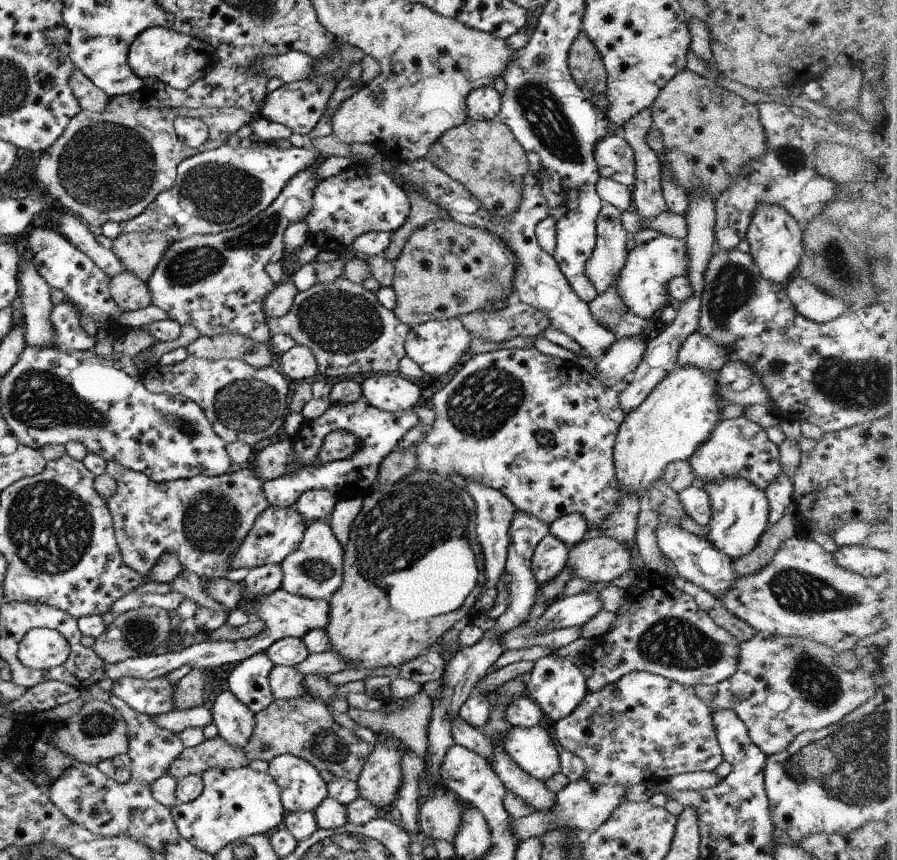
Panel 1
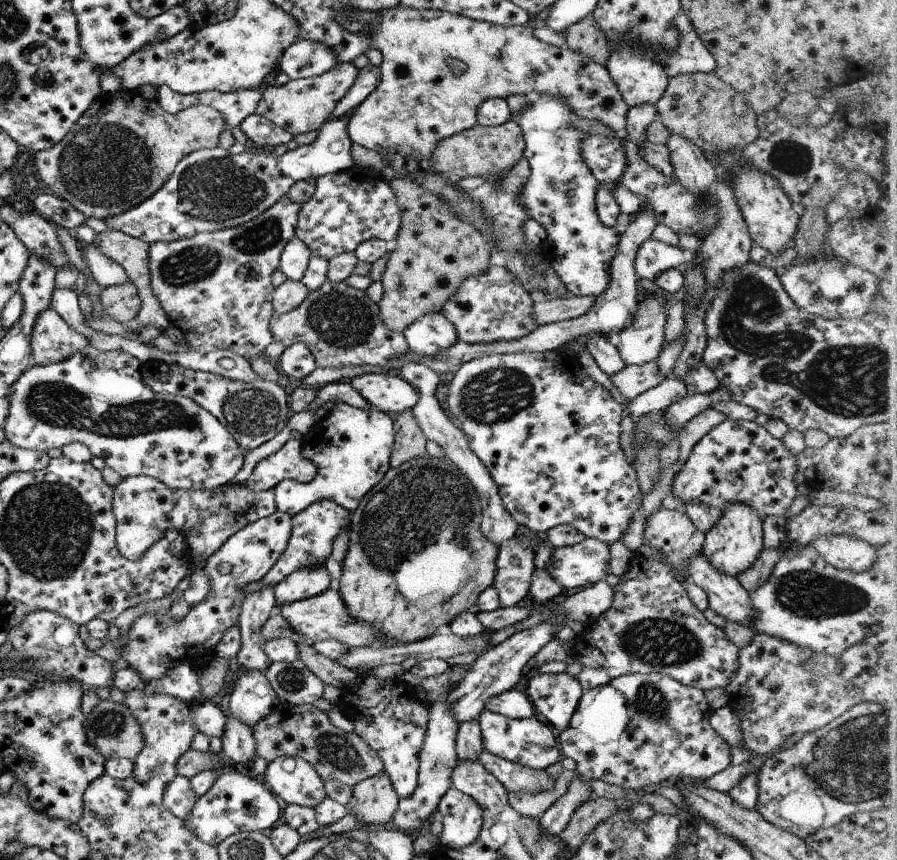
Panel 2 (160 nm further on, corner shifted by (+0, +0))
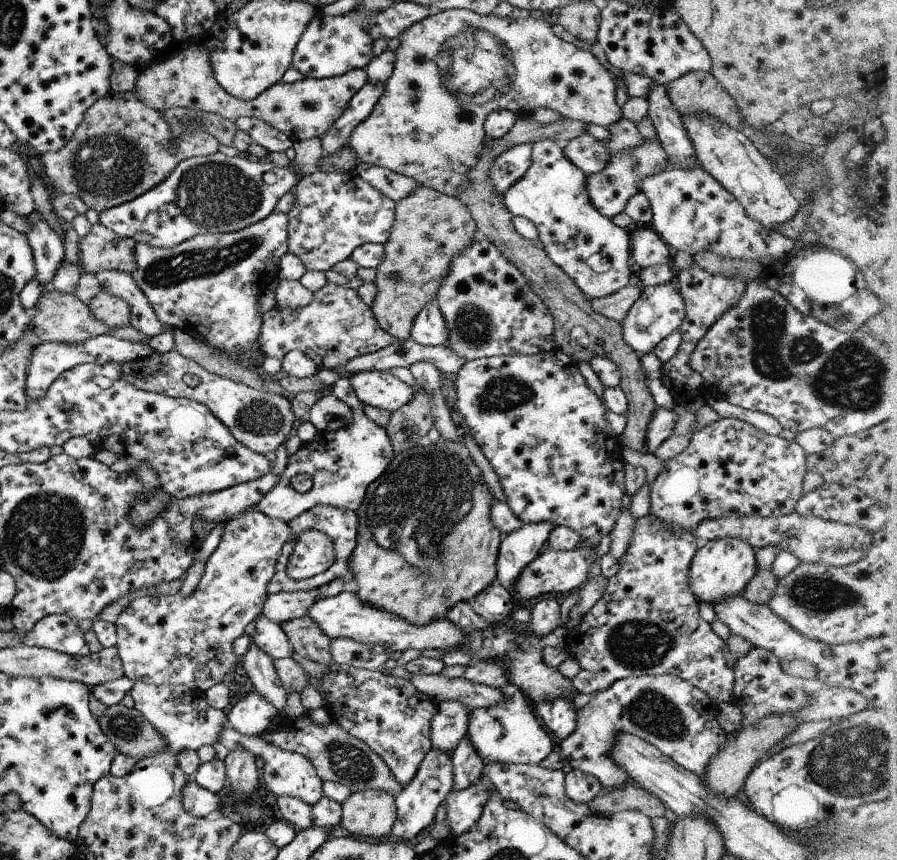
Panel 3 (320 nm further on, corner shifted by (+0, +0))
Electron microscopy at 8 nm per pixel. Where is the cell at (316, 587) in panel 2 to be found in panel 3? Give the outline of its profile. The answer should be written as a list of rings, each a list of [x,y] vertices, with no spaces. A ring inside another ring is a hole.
[[[320,588],[294,592],[277,592],[268,595],[264,601],[263,615],[274,624],[283,624],[287,620],[307,615],[309,606],[317,599]]]

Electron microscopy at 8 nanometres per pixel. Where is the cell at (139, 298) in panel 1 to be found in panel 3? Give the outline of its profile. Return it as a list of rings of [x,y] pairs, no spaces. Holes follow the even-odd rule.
[[[100,291],[86,305],[95,320],[103,322],[109,328],[123,328],[130,322],[129,304],[123,298]]]

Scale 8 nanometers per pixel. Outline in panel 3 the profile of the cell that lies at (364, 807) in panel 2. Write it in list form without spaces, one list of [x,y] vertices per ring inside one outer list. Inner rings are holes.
[[[383,790],[353,792],[340,805],[339,826],[362,840],[388,838],[395,822],[395,796]]]

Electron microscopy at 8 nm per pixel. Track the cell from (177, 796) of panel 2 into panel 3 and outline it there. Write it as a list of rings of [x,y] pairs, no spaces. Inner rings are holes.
[[[194,774],[187,776],[187,784],[181,790],[181,808],[193,816],[203,818],[214,811],[222,811],[221,800],[218,794],[211,793],[194,782]]]

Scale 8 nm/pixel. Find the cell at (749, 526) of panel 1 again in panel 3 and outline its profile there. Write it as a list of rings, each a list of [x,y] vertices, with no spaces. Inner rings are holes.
[[[719,538],[706,542],[691,558],[689,572],[687,572],[687,578],[689,578],[687,586],[689,586],[694,600],[713,605],[725,598],[731,598],[735,594],[741,594],[745,584],[758,570],[755,551],[753,546],[749,546],[745,540],[739,540],[739,538]]]

